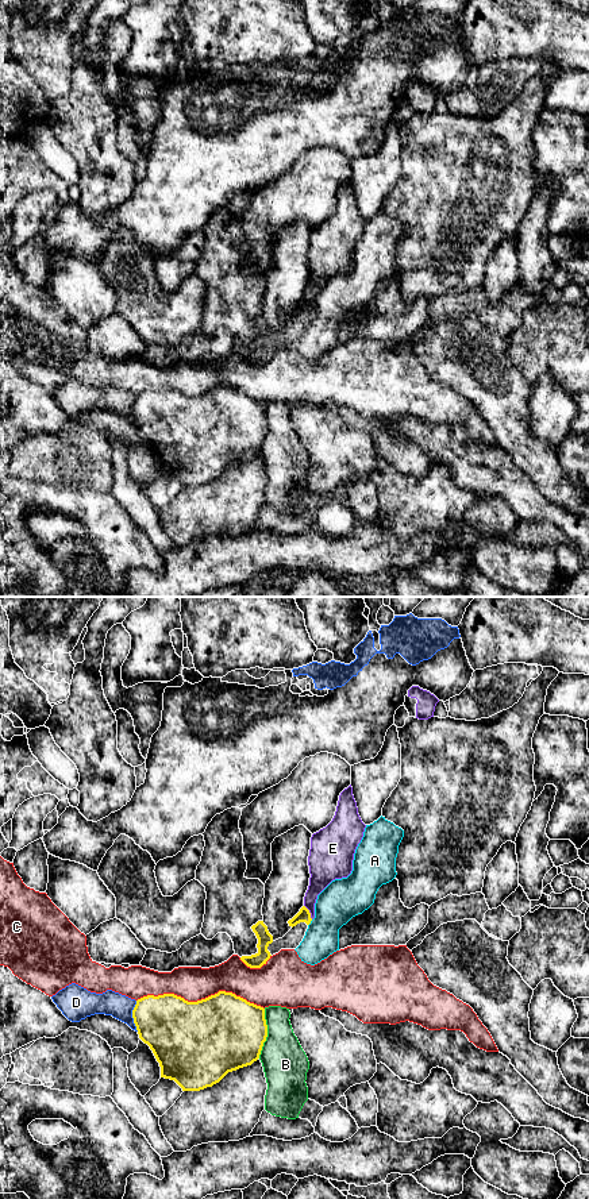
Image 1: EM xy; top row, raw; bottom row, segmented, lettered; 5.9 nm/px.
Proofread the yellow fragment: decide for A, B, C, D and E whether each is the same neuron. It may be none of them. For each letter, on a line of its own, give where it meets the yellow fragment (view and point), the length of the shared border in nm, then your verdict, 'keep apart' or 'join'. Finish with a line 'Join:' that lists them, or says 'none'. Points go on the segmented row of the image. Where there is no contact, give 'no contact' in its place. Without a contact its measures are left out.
A: xy (310, 922) | 50 nm | keep apart
B: xy (266, 1033) | 300 nm | keep apart
C: xy (200, 1001) | 750 nm | keep apart
D: xy (133, 1016) | 180 nm | keep apart
E: xy (308, 912) | 100 nm | keep apart
Join: none

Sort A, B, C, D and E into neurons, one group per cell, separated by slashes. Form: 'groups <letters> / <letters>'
groups A / B / C / D / E

